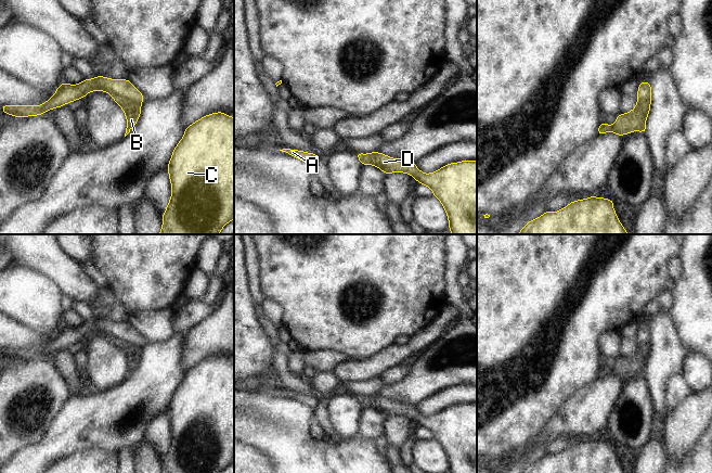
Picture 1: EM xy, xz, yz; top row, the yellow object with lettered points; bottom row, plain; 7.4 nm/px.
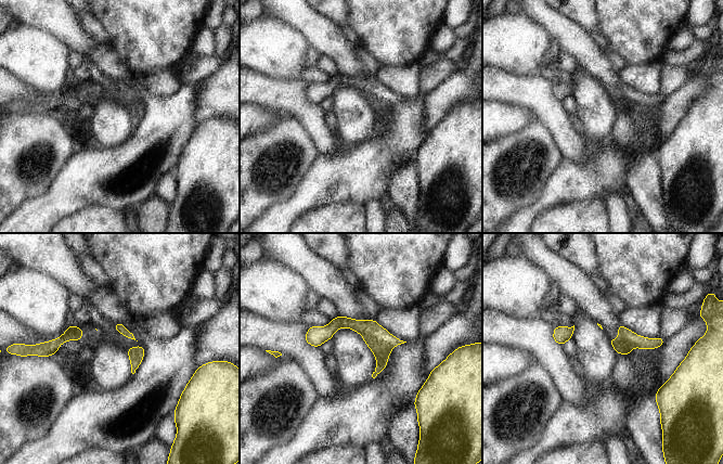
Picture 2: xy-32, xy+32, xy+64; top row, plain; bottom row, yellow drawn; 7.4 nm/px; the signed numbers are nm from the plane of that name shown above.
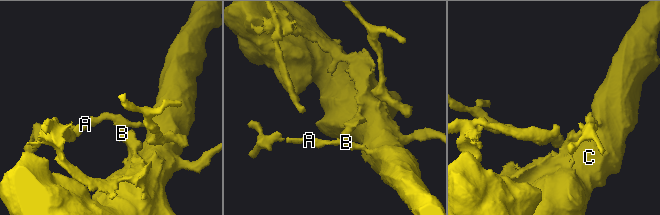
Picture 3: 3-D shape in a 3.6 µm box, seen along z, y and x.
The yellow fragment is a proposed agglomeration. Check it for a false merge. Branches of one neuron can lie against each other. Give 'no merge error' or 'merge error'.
merge error

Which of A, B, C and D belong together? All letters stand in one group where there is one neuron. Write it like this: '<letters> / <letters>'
A C D / B

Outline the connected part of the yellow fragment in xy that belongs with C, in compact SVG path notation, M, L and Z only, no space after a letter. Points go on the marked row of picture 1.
M222 113L208 114L186 127L167 167L171 199L163 214L159 234L219 234L234 219L234 118Z

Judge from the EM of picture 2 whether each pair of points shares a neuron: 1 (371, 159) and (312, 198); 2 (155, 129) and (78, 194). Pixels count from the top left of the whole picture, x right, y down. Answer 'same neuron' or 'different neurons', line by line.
1: same neuron
2: same neuron

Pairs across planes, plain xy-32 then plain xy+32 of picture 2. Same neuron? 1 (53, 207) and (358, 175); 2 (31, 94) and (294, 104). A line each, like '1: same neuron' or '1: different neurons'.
1: same neuron
2: same neuron

